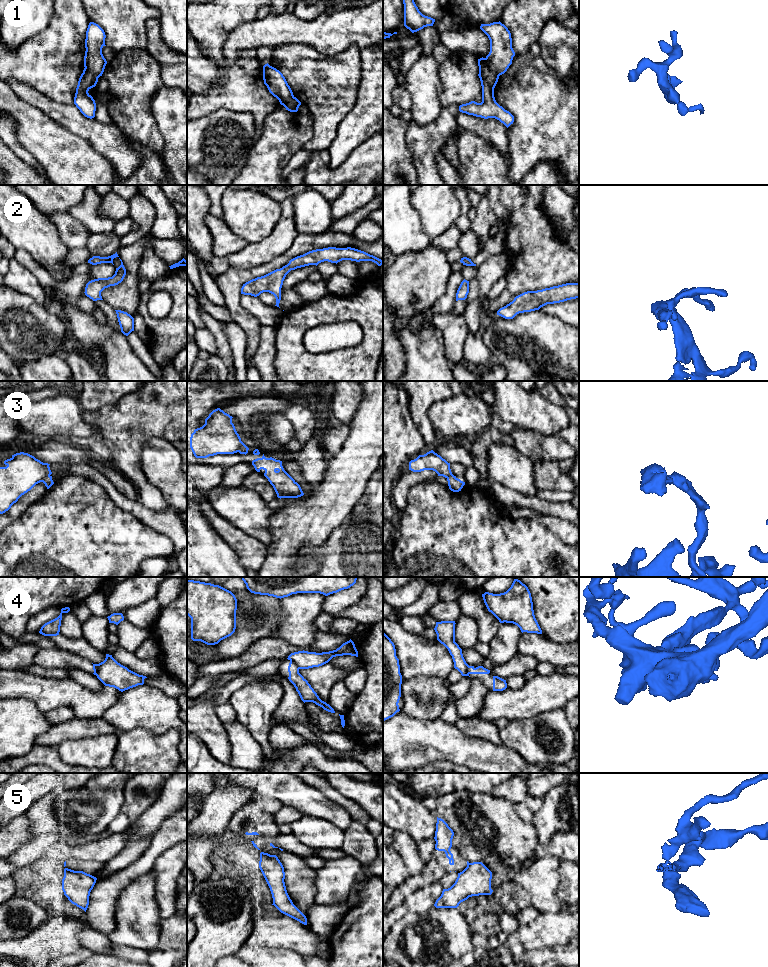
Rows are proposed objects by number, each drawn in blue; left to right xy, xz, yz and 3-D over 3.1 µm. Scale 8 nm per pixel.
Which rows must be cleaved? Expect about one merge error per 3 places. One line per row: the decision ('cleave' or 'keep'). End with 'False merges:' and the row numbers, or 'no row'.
1: cleave
2: keep
3: cleave
4: cleave
5: cleave
False merges: 1, 3, 4, 5

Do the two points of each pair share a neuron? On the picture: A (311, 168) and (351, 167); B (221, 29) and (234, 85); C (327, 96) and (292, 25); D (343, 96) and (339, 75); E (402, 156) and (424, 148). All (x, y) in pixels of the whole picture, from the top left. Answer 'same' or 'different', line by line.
A: same
B: same
C: different
D: same
E: different

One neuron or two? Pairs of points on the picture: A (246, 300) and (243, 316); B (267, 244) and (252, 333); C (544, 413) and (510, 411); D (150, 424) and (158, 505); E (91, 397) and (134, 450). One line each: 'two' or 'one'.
A: two
B: two
C: one
D: one
E: two

